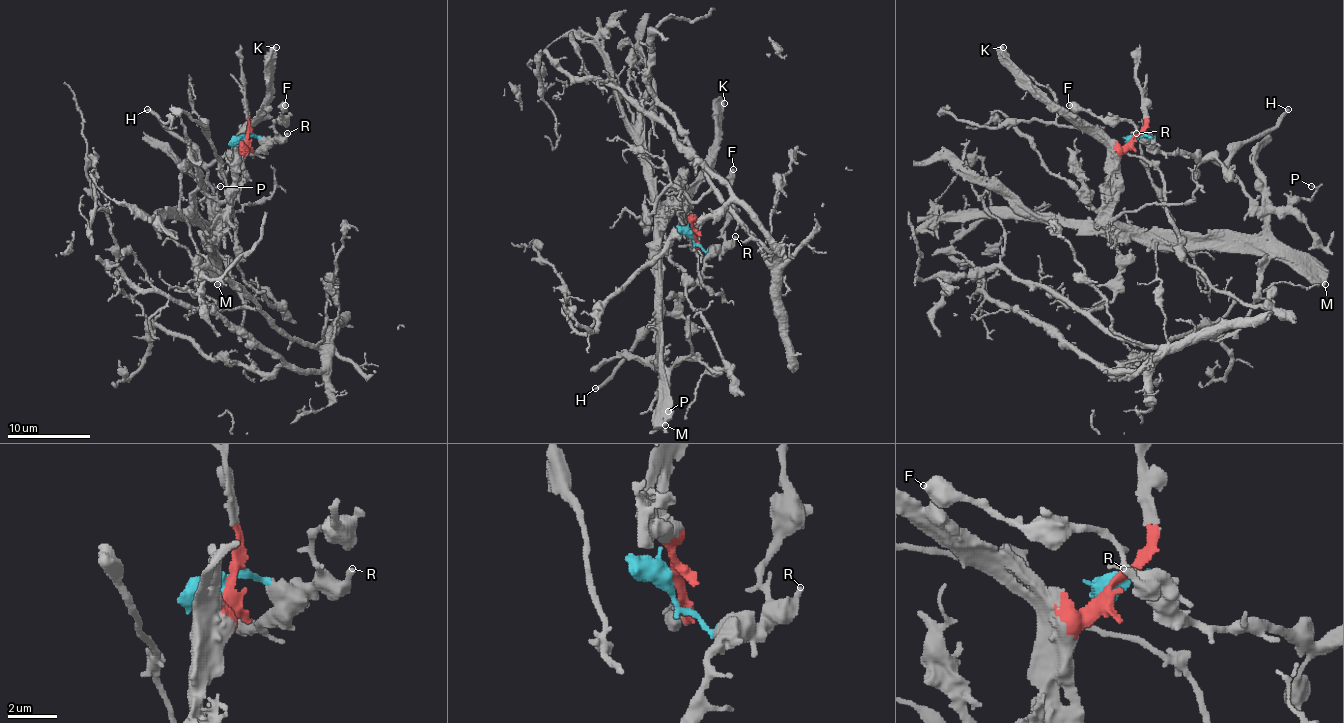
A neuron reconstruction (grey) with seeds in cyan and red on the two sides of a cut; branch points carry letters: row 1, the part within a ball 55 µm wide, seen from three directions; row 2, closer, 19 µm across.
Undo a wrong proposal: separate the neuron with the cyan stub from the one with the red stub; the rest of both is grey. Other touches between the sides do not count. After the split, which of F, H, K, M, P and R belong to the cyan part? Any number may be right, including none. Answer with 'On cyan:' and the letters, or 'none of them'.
On cyan: F, H, P, R

